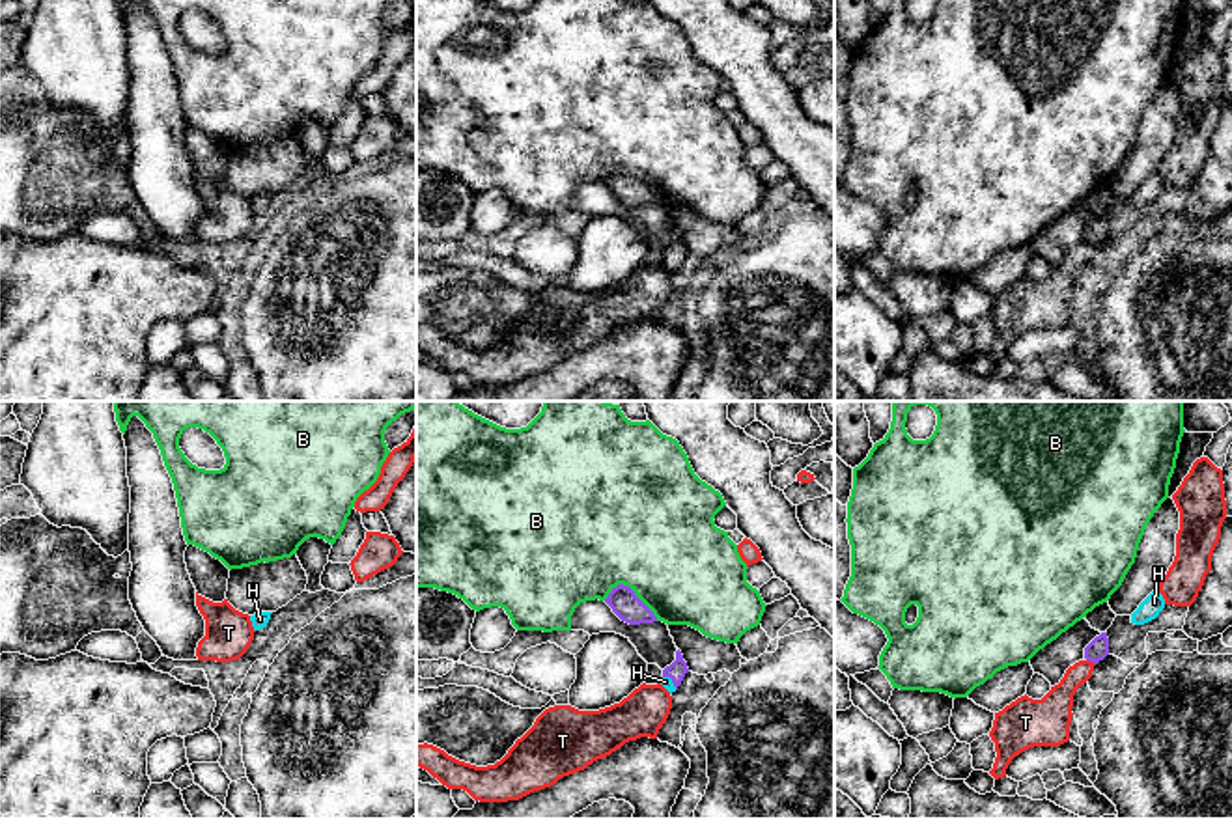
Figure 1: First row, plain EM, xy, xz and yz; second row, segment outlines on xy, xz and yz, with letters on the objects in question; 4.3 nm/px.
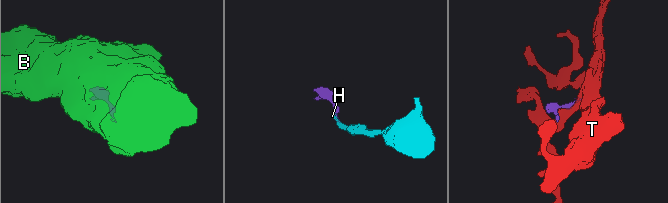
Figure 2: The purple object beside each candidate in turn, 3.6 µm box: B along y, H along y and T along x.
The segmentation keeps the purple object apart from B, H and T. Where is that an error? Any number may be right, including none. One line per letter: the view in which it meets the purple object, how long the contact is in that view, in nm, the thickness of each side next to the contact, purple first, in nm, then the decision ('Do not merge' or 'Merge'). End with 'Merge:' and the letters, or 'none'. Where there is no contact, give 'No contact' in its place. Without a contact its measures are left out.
B: Touches purple in xz. Shared border 260 nm. Thickness 120 nm (purple) against 480 nm. Do not merge
H: Touches purple in xz. Shared border 90 nm. Thickness 80 nm (purple) against 50 nm. Merge
T: Touches purple in yz. Shared border 50 nm. Thickness 90 nm (purple) against 140 nm. Do not merge
Merge: H

